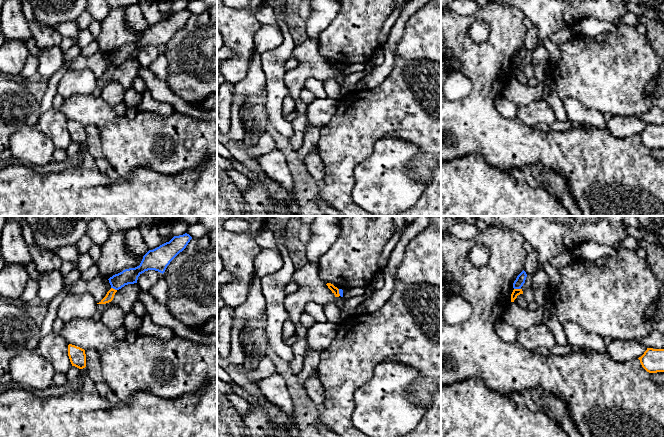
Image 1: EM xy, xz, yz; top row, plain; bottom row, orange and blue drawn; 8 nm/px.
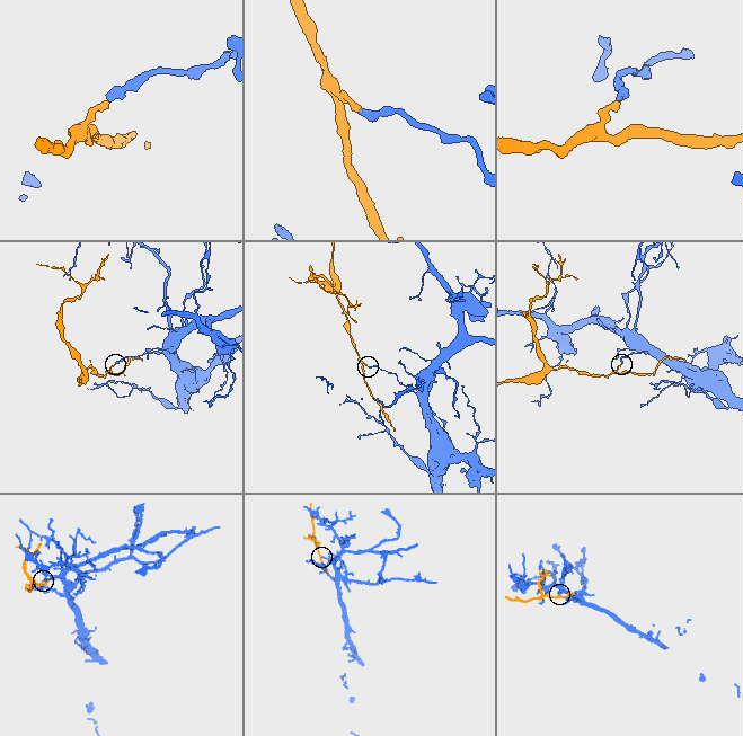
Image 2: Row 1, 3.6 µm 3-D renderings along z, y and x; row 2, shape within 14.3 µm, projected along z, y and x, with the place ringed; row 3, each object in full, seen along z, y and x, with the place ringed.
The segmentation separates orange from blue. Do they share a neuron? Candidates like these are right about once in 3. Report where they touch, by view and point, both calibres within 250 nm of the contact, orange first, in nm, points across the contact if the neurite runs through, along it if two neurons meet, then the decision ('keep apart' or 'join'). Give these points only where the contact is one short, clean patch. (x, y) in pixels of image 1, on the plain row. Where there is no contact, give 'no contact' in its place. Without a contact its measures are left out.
contact yz (517, 65); calibres 60 and 80 nm; border yz (514, 64), (520, 65); keep apart

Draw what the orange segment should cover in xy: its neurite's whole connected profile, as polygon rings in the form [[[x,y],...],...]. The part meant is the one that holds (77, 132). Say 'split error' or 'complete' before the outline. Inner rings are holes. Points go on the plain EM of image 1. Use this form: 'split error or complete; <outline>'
complete; [[[68,121],[68,132],[72,142],[75,142],[79,145],[86,143],[86,130],[85,126],[77,123],[75,121]]]

